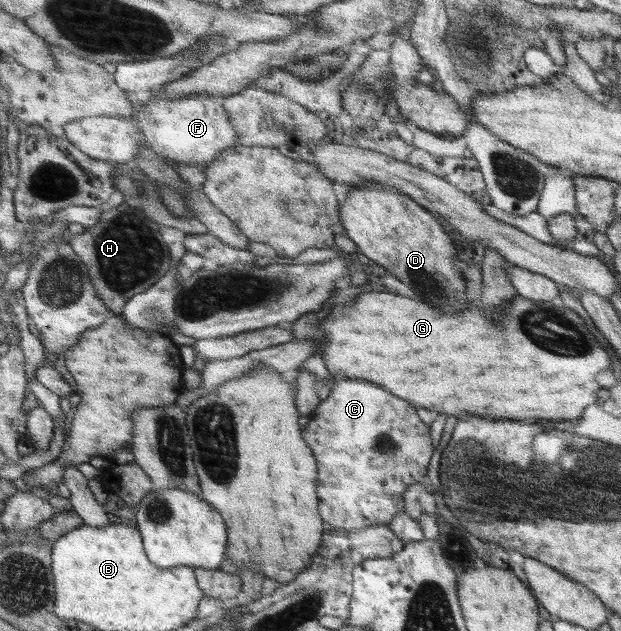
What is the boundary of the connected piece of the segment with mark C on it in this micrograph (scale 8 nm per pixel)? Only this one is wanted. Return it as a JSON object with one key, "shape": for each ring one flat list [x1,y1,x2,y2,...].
{"shape":[[342,379,336,383,328,397,317,405,303,436,318,462,316,490,319,493,320,517,324,517,331,529,346,532,374,524,390,525,390,520,404,510,406,489,426,475,426,465,434,451,430,431,418,419,414,405,392,395,382,385,364,379]]}

